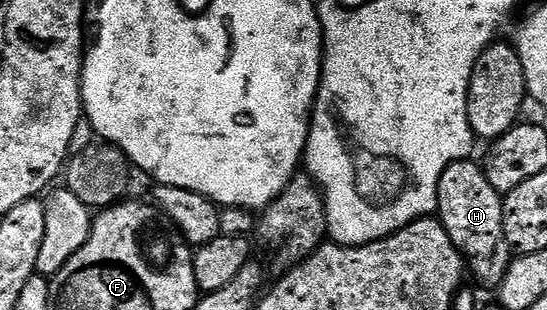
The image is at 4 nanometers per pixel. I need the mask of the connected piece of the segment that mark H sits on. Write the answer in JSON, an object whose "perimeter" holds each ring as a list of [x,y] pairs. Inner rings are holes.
{"perimeter":[[[468,158],[453,162],[441,174],[437,190],[437,219],[449,234],[453,246],[462,254],[466,267],[491,290],[498,289],[511,265],[513,253],[505,238],[503,225],[503,196],[485,178],[482,163]]]}

